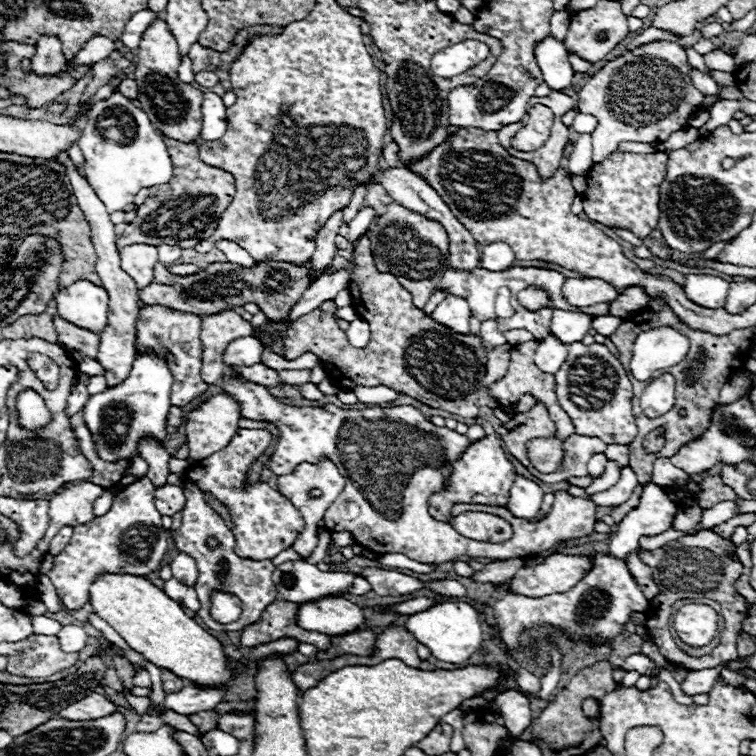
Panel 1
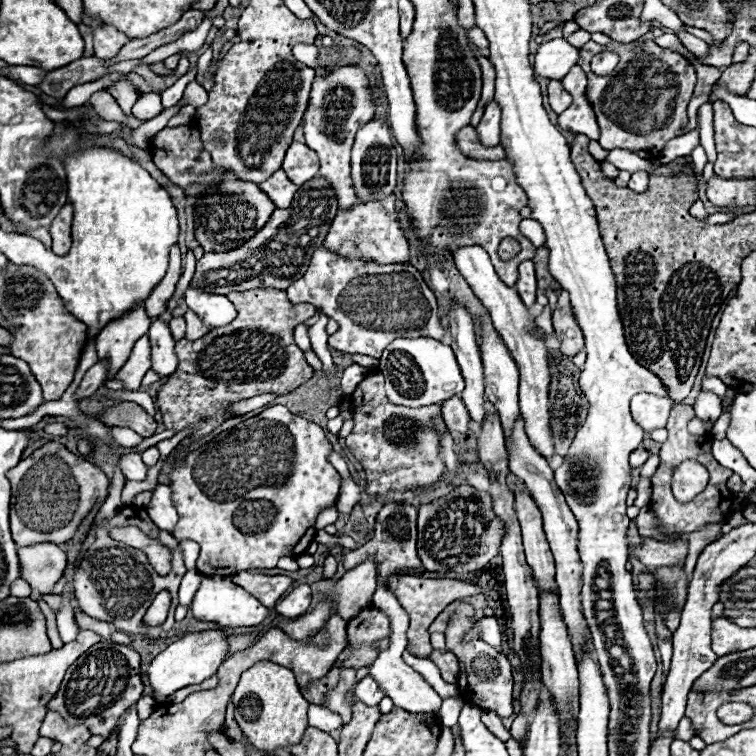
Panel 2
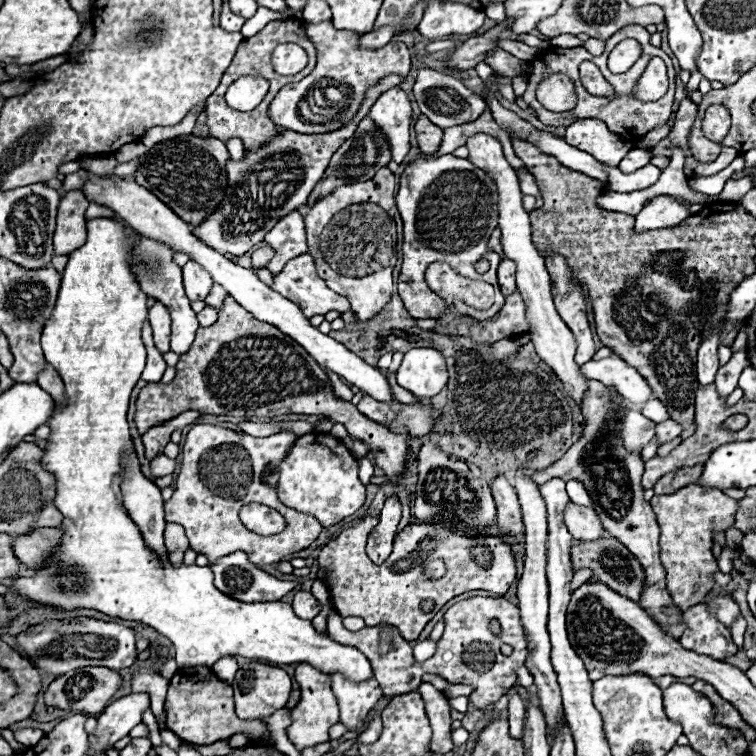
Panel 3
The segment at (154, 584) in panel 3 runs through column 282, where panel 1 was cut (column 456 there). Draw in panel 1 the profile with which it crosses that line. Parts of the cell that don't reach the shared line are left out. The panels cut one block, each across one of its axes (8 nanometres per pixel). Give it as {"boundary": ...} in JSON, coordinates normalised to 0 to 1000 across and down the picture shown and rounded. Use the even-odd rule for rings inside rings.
{"boundary":[[[585,796],[579,802],[571,802],[569,807],[545,812],[537,820],[537,833],[548,839],[548,844],[553,844],[556,852],[566,854],[574,870],[595,878],[616,876],[638,852],[635,812],[614,796]]]}

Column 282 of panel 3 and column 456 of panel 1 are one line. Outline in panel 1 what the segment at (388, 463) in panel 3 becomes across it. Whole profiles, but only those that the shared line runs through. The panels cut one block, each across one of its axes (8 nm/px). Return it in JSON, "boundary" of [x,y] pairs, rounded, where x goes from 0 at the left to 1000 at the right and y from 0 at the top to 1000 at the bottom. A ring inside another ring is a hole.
{"boundary":[[[479,312],[471,325],[471,352],[466,354],[455,341],[444,339],[429,360],[458,354],[466,362],[460,384],[479,399],[466,399],[479,423],[489,429],[489,452],[484,460],[468,460],[460,455],[458,442],[447,434],[447,423],[439,418],[442,399],[434,397],[415,413],[394,421],[381,434],[378,476],[389,476],[405,466],[418,468],[434,500],[455,516],[466,508],[476,511],[513,511],[529,521],[540,521],[571,540],[590,542],[614,553],[632,550],[635,534],[635,503],[643,492],[643,460],[632,444],[603,442],[590,431],[582,431],[571,421],[563,421],[556,407],[545,402],[545,392],[532,381],[524,365],[508,365],[495,354],[492,331],[487,315]]]}

